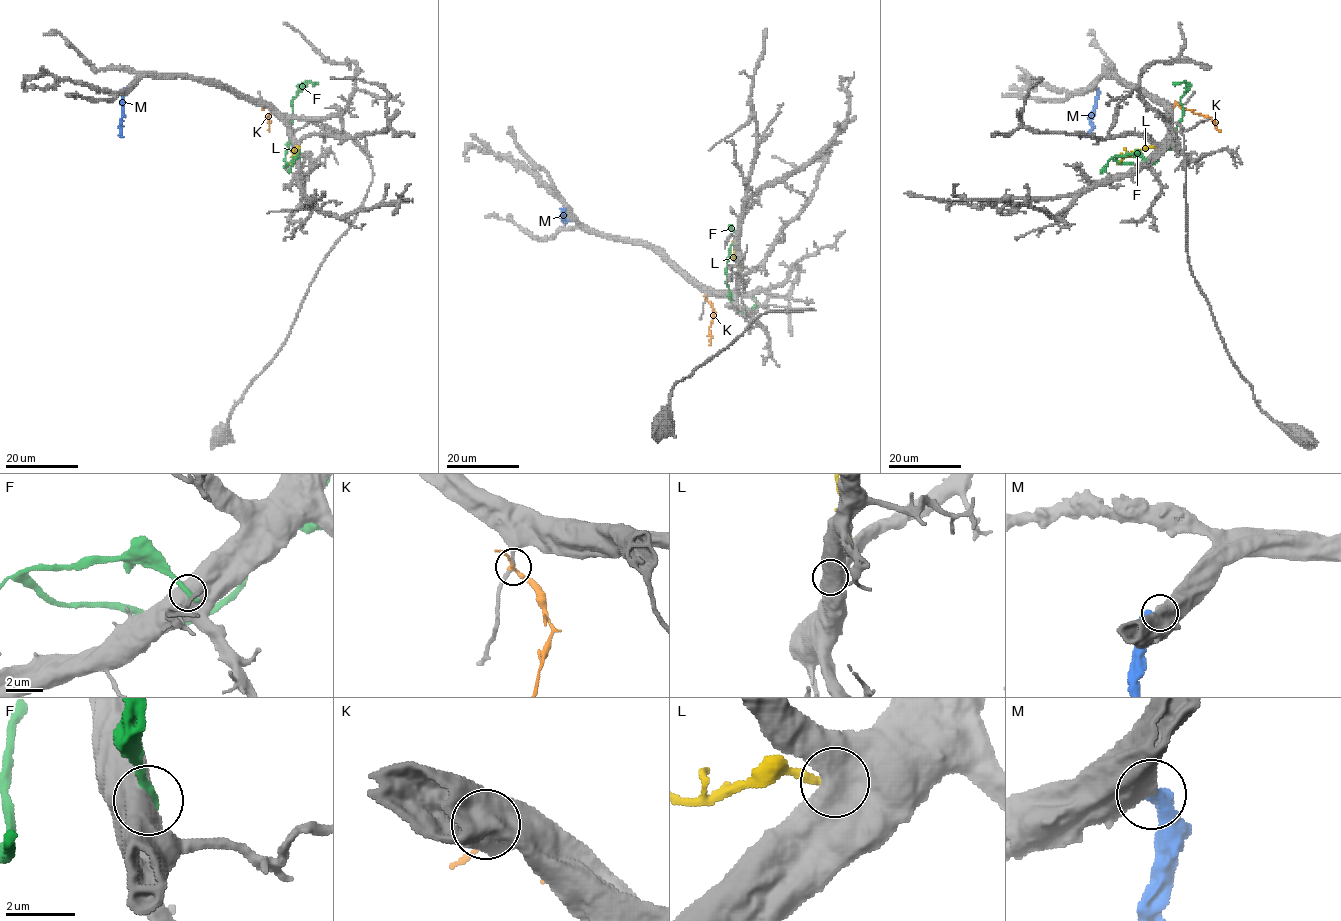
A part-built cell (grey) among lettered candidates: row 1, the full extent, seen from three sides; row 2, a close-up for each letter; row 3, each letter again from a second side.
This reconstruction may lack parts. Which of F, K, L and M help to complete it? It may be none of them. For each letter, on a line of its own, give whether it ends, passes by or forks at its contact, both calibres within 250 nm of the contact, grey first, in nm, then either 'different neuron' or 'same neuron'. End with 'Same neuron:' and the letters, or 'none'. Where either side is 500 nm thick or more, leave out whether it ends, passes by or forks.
F: 800/360 nm | different neuron
K: it passes by | 160/180 nm | different neuron
L: 900/280 nm | different neuron
M: 650/480 nm | same neuron
Same neuron: M

